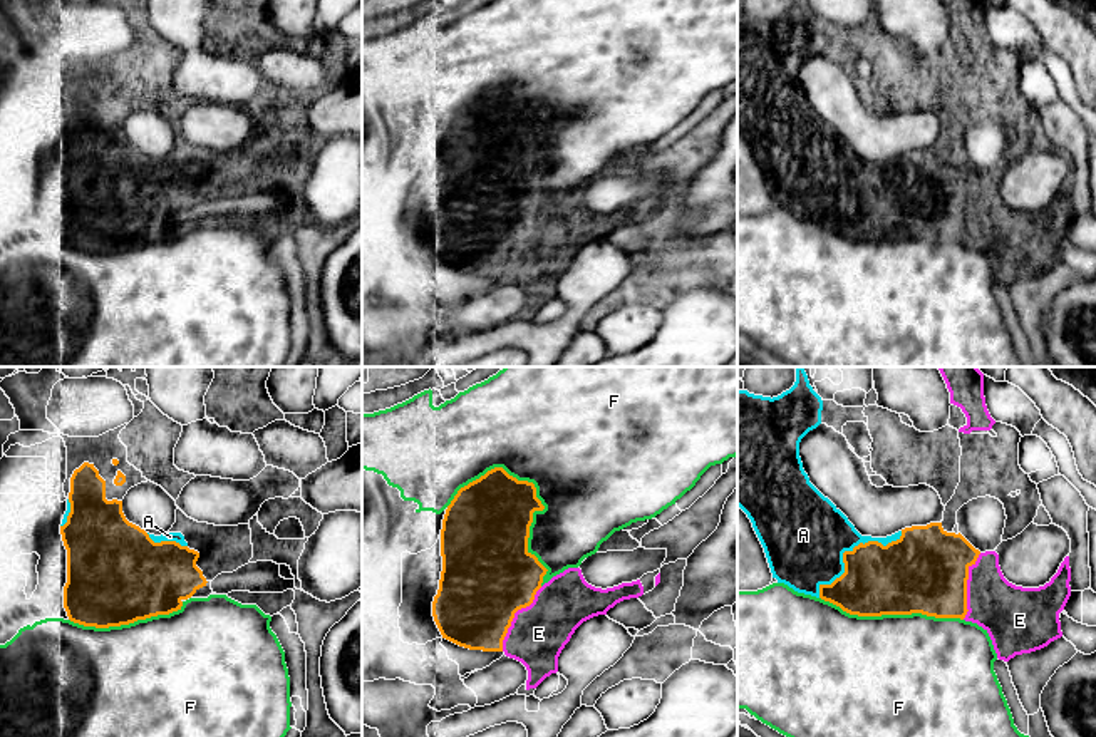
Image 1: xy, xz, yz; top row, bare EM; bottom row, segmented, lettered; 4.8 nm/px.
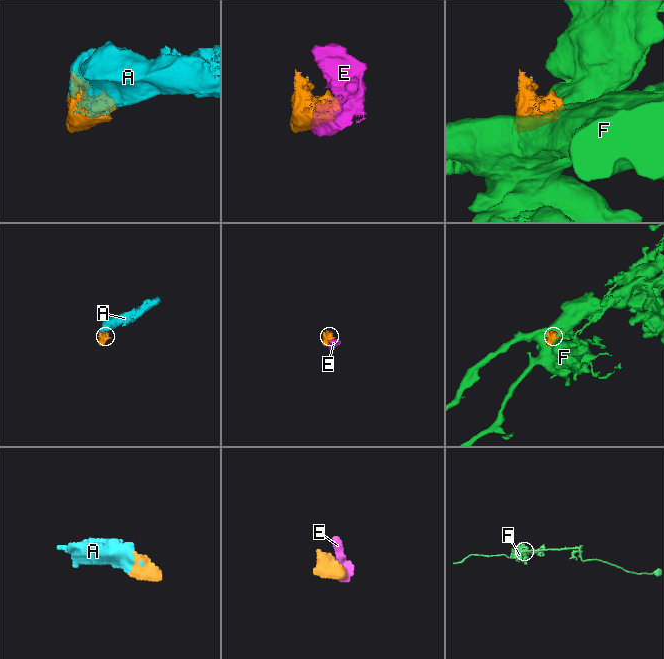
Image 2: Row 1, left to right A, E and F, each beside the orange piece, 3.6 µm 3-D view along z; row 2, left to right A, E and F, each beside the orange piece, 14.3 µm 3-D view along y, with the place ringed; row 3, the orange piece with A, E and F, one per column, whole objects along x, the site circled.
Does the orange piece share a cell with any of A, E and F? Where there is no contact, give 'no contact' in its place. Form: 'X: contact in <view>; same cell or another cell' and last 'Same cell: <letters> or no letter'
A: contact in yz; same cell
E: contact in xz; same cell
F: contact in xz; another cell
Same cell: A, E

